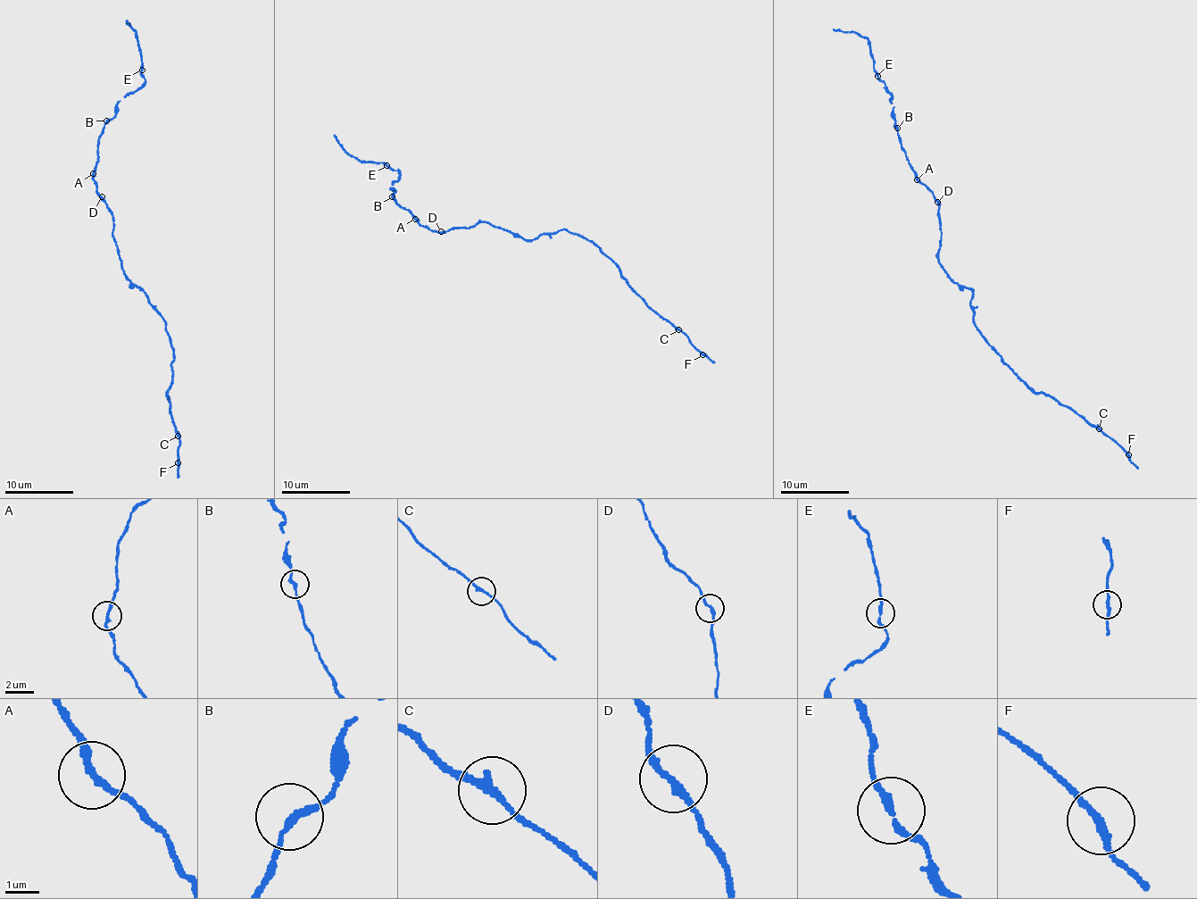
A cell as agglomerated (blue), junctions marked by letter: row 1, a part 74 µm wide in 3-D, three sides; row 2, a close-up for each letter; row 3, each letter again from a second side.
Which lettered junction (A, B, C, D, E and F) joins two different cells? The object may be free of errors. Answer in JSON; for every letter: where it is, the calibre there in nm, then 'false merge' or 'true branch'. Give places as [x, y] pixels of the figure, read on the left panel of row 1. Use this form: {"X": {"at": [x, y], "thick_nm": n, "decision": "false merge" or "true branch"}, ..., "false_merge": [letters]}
{"A": {"at": [93, 173], "thick_nm": 190, "decision": "true branch"}, "B": {"at": [106, 120], "thick_nm": 200, "decision": "true branch"}, "C": {"at": [178, 436], "thick_nm": 190, "decision": "true branch"}, "D": {"at": [102, 196], "thick_nm": 190, "decision": "true branch"}, "E": {"at": [142, 70], "thick_nm": 190, "decision": "true branch"}, "F": {"at": [178, 462], "thick_nm": 190, "decision": "true branch"}, "false_merge": []}

